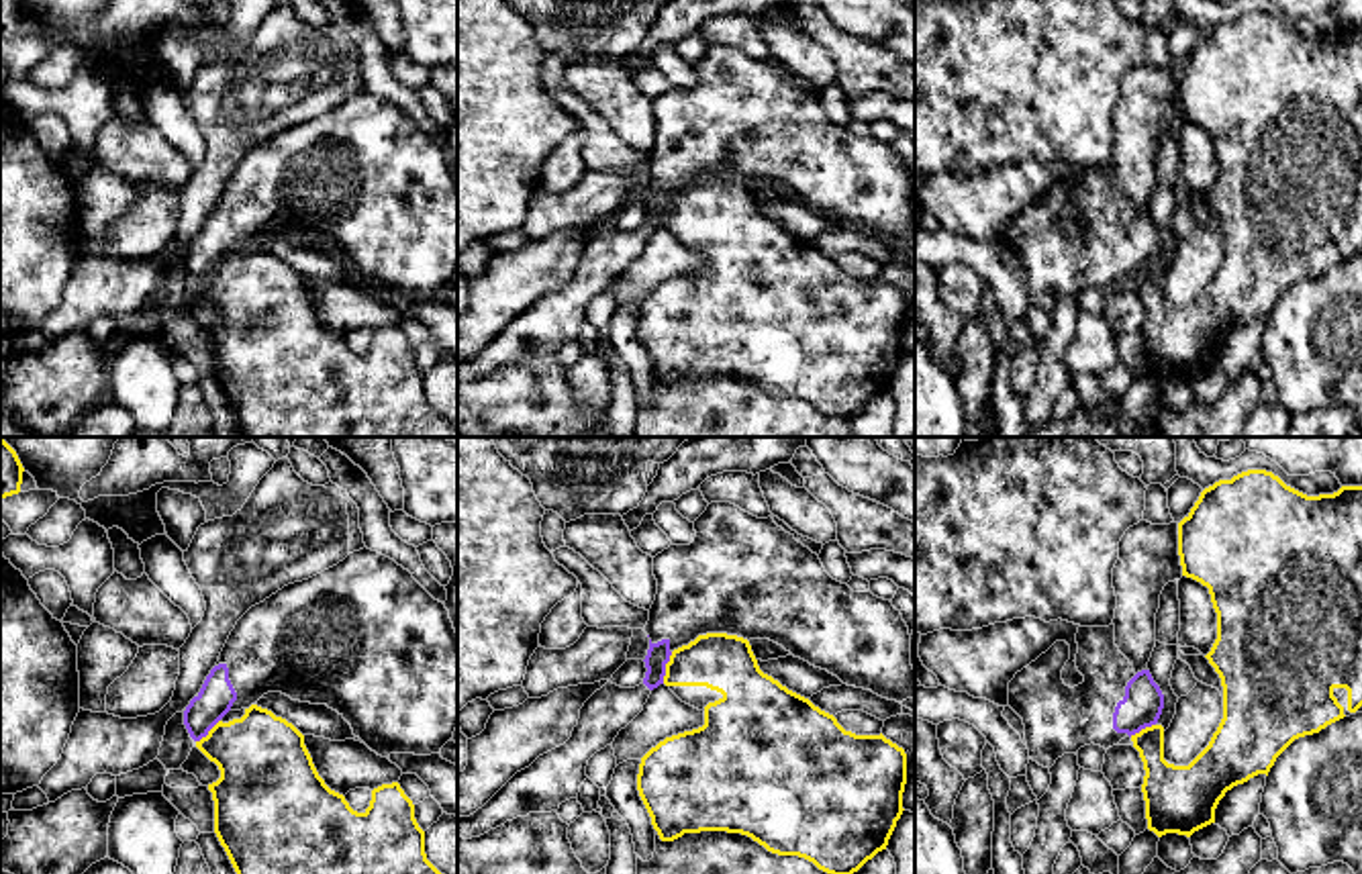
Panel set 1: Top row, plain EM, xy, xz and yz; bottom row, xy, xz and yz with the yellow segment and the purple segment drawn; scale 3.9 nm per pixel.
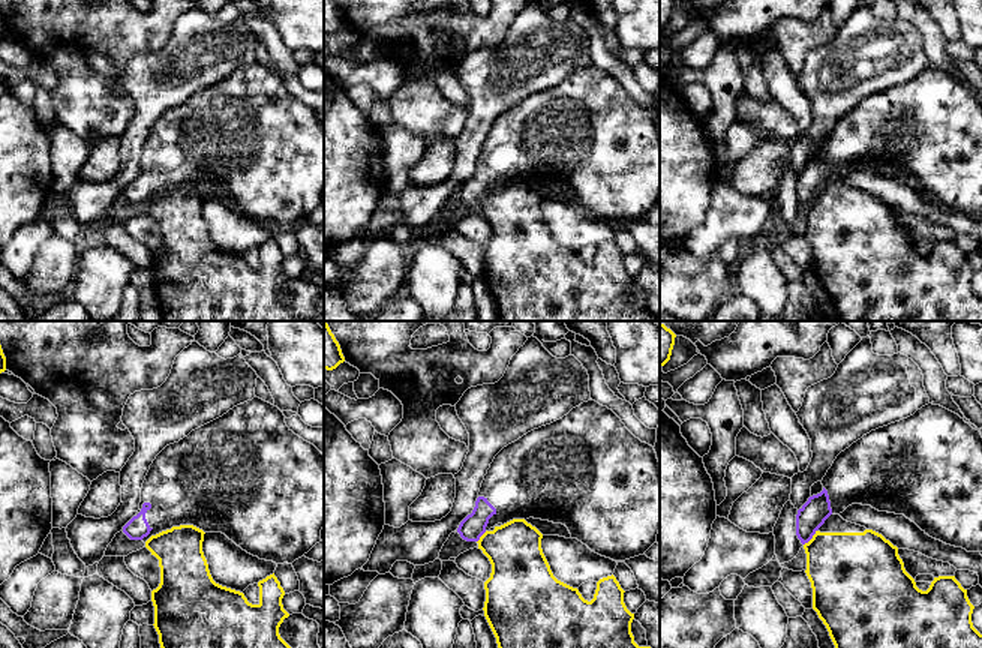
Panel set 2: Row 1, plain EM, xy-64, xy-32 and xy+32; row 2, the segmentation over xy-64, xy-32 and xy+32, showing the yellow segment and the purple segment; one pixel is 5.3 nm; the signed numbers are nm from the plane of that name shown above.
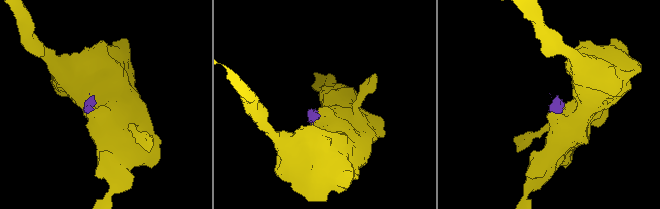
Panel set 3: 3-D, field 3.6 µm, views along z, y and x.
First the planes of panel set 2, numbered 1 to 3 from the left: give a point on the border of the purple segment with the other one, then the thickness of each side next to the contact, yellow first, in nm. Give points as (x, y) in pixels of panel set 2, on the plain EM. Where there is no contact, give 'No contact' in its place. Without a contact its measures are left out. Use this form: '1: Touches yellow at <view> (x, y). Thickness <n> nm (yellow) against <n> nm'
1: No contact
2: Touches yellow at xy-32 (480, 201). Thickness 280 nm (yellow) against 140 nm
3: Touches yellow at xy+32 (813, 201). Thickness 400 nm (yellow) against 150 nm

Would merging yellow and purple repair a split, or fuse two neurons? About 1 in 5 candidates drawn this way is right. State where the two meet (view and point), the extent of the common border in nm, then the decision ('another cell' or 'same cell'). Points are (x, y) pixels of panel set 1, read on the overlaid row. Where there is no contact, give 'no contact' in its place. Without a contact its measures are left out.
xz (666, 668) | 130 nm | another cell

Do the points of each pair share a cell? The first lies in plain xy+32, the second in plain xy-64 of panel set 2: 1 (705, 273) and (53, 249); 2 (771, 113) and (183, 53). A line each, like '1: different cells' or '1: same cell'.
1: same cell
2: different cells

